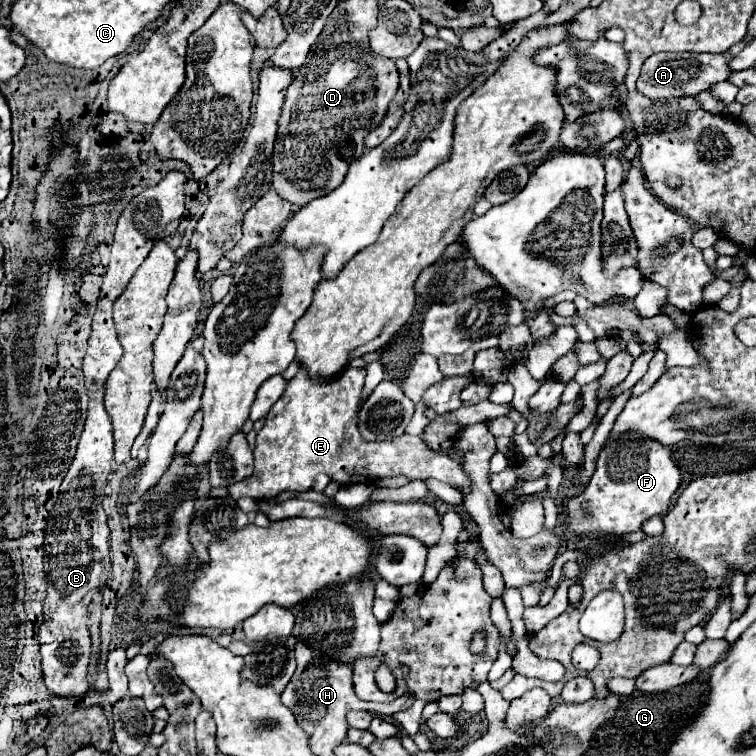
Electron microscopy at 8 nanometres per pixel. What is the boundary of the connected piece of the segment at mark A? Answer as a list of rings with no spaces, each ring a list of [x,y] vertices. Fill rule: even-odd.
[[[659,52],[645,60],[641,66],[641,76],[637,80],[639,92],[647,94],[651,100],[663,98],[677,98],[677,96],[697,96],[699,92],[707,90],[709,86],[727,80],[731,76],[731,52],[711,54],[711,52]]]

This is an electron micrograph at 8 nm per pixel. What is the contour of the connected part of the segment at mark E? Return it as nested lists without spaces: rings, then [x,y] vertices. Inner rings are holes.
[[[347,366],[345,370],[341,370],[337,376],[329,380],[317,380],[305,368],[299,368],[297,376],[289,380],[283,396],[269,410],[263,428],[257,432],[257,446],[253,452],[255,454],[253,476],[229,486],[229,494],[235,500],[243,496],[249,496],[253,500],[269,500],[285,490],[293,490],[293,492],[311,490],[311,484],[317,474],[329,474],[331,480],[337,482],[339,486],[349,486],[357,482],[373,484],[391,476],[407,476],[407,478],[421,478],[421,480],[437,478],[449,486],[459,486],[461,494],[465,496],[471,488],[469,486],[471,480],[467,472],[449,456],[429,450],[419,436],[403,434],[401,438],[397,438],[397,442],[375,442],[375,444],[361,440],[361,434],[357,430],[357,414],[359,414],[363,384],[365,384],[365,368]]]

